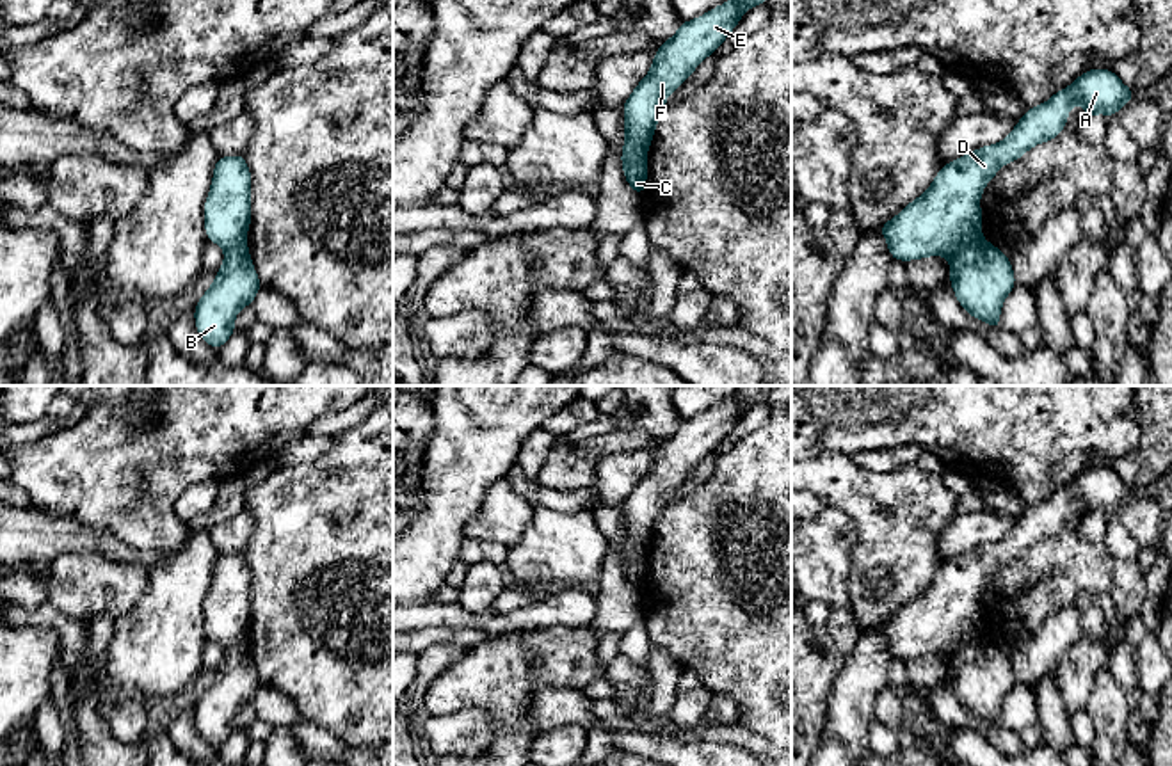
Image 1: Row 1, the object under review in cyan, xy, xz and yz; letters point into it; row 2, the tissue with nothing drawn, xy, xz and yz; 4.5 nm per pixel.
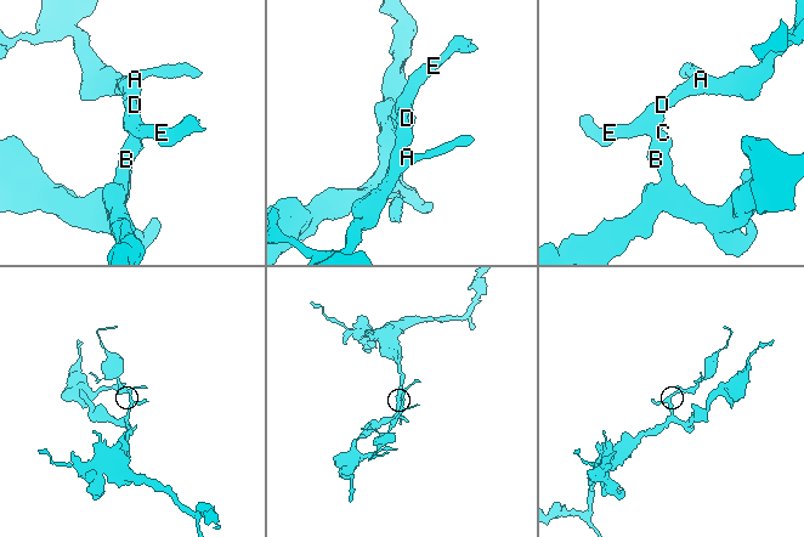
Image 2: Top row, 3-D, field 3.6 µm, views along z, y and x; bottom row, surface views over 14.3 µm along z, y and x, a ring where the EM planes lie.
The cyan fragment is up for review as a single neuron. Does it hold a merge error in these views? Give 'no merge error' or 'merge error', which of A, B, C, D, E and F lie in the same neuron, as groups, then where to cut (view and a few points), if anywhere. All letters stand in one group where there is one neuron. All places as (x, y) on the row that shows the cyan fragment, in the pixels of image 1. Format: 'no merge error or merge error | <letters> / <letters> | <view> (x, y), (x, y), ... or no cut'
merge error | A D E F / B C | yz (980, 237), (966, 242), (950, 258)

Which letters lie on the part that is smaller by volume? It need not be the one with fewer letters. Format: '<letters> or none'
A, D, E, F

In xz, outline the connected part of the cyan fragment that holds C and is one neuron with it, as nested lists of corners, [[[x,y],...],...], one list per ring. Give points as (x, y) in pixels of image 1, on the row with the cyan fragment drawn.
[[[640,156],[622,167],[630,188],[640,195],[646,194],[647,158]]]

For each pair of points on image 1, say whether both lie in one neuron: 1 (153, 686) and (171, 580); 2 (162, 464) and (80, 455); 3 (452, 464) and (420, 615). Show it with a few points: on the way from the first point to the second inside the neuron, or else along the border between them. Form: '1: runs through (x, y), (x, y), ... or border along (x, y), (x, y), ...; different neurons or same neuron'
1: runs through (153, 660), (171, 606); same neuron
2: runs through (143, 464), (100, 464); same neuron
3: border along (431, 599), (411, 605); different neurons

